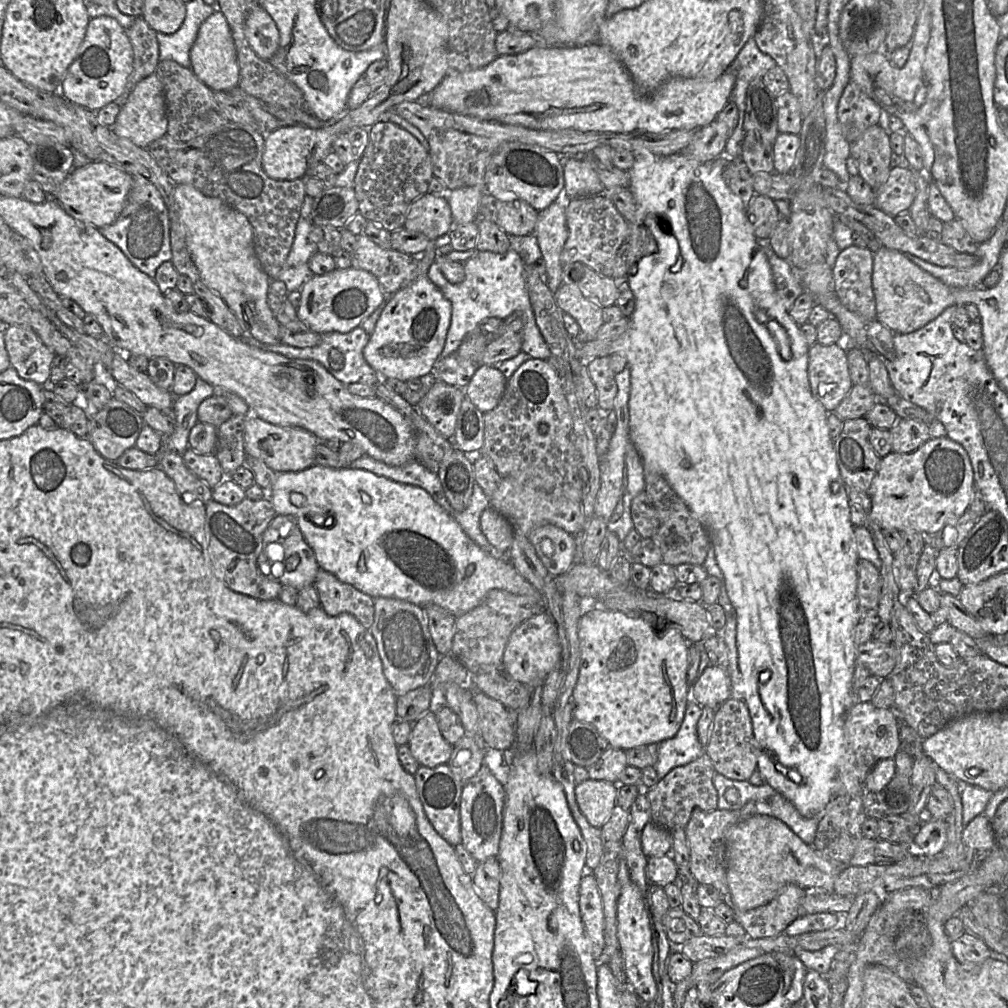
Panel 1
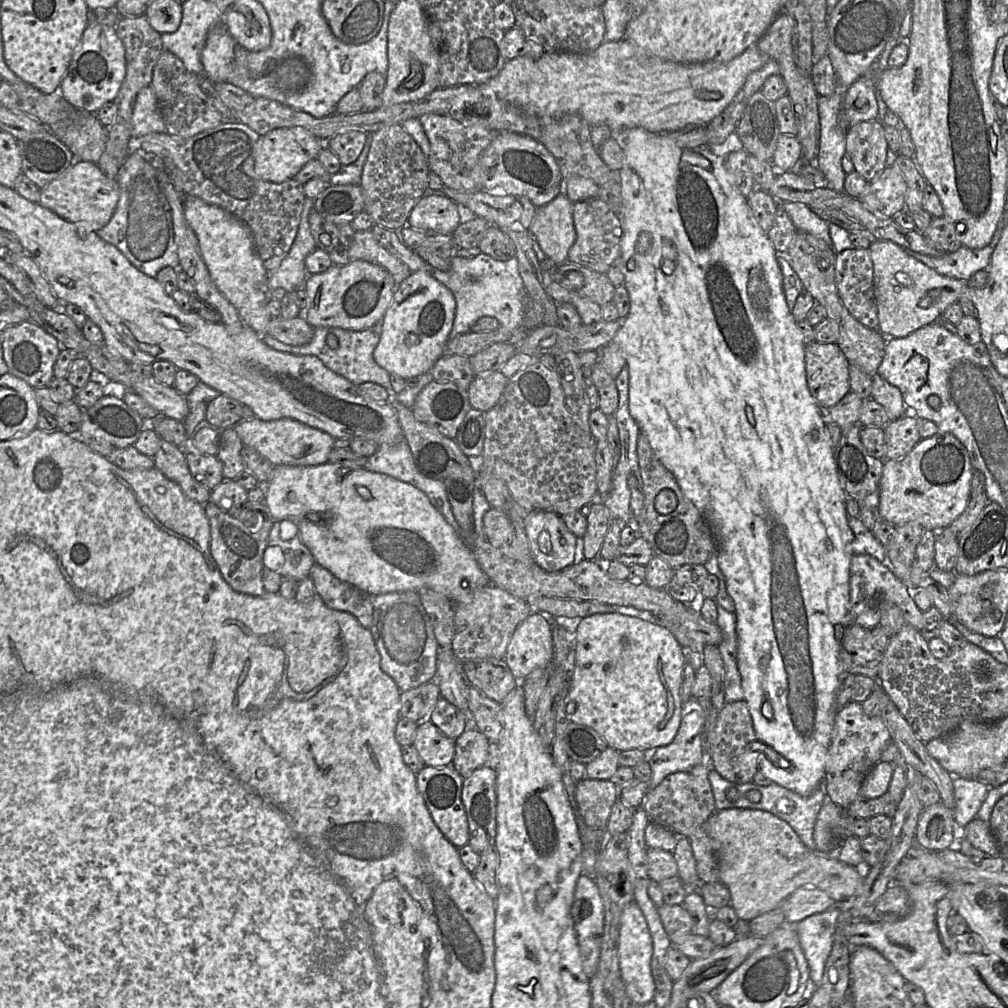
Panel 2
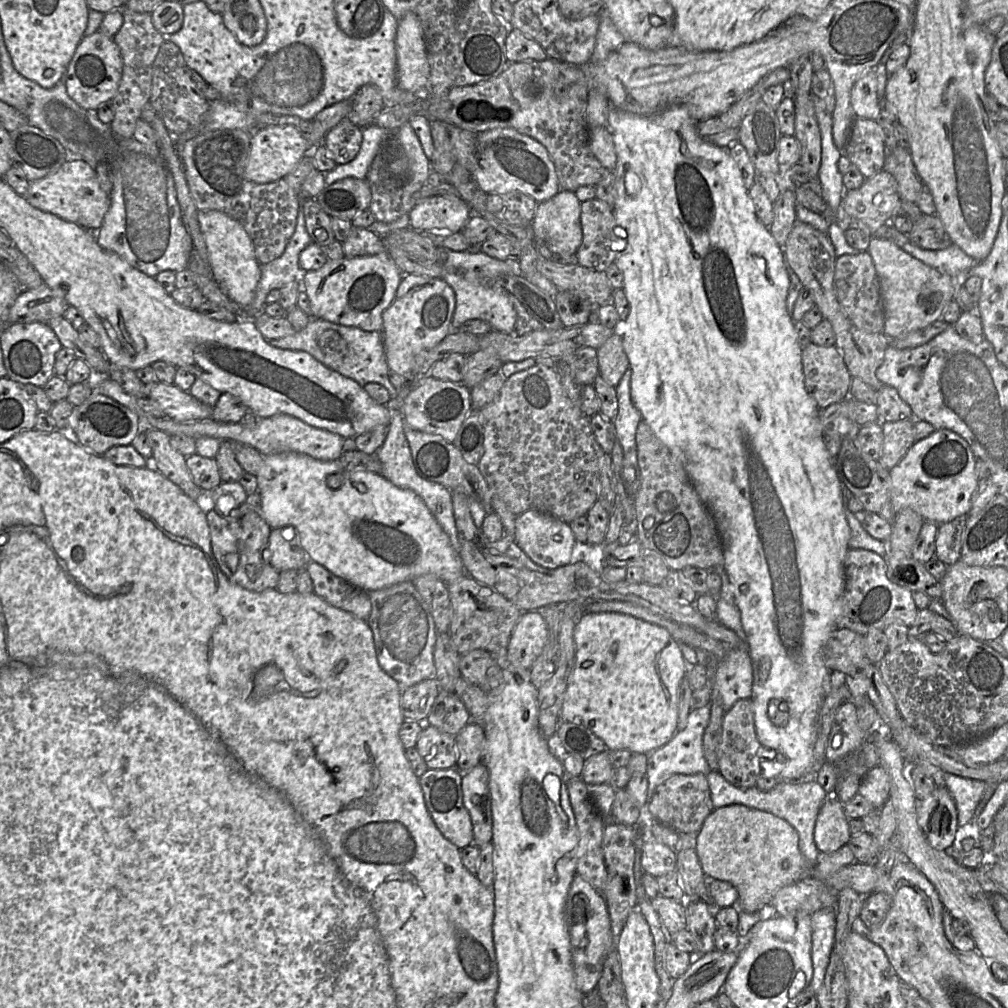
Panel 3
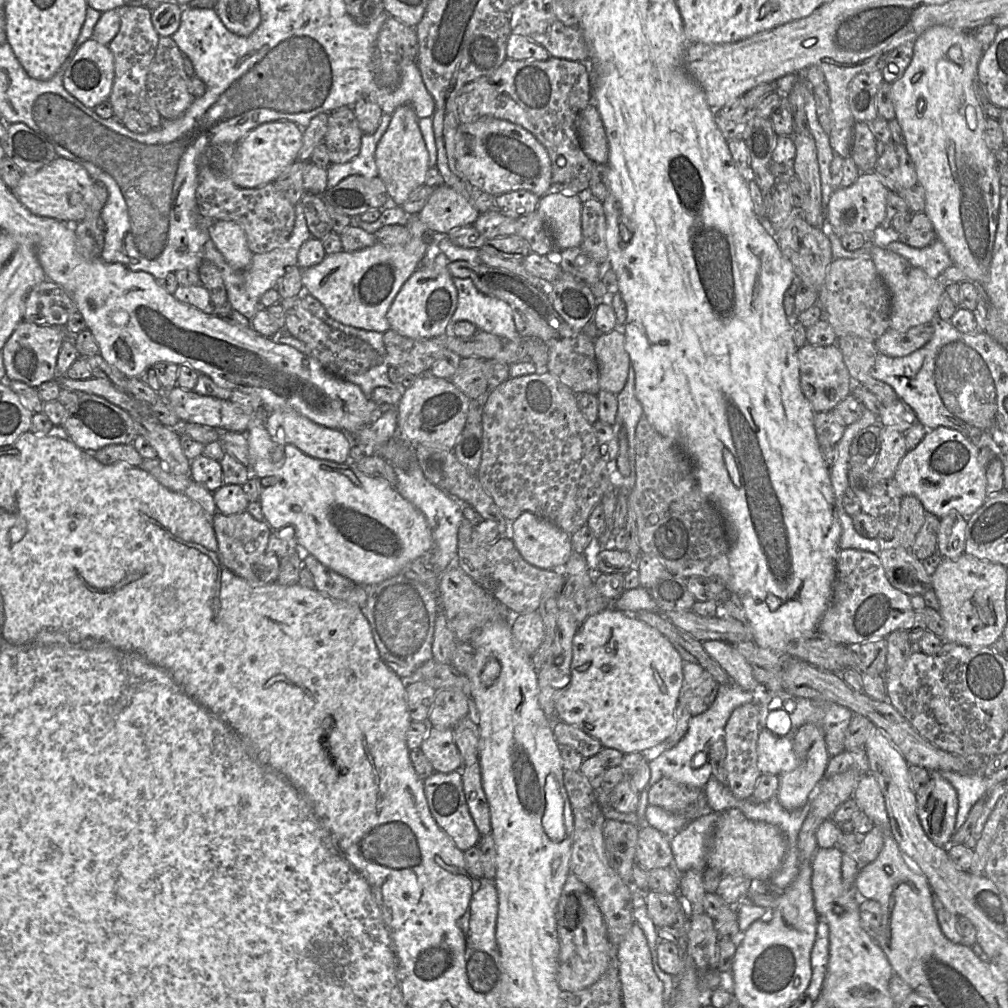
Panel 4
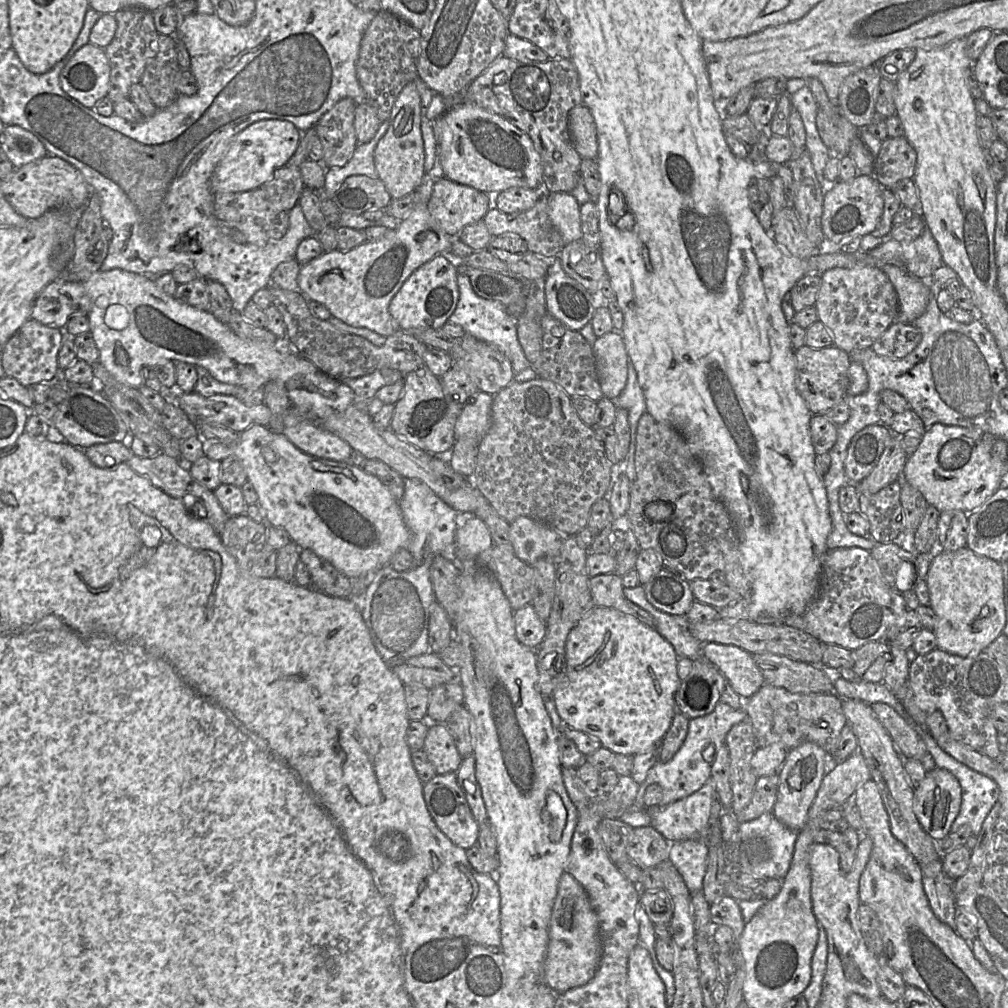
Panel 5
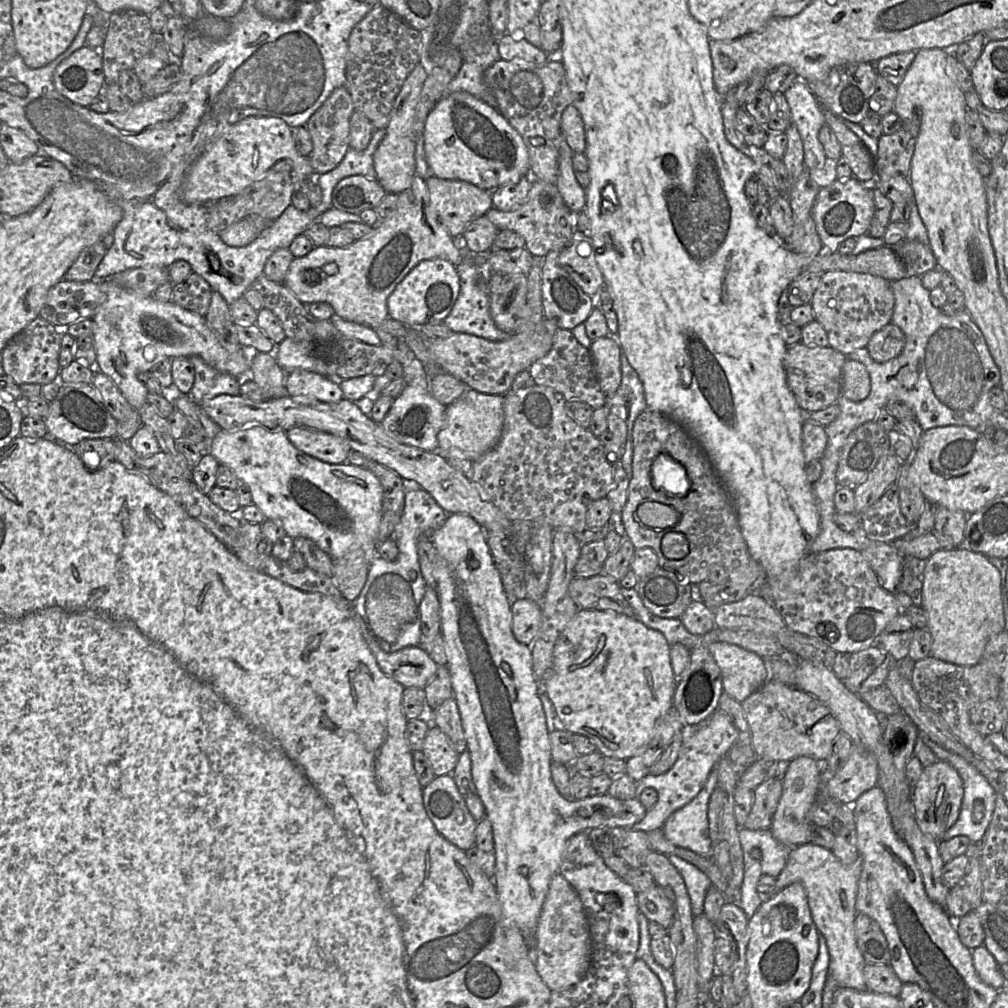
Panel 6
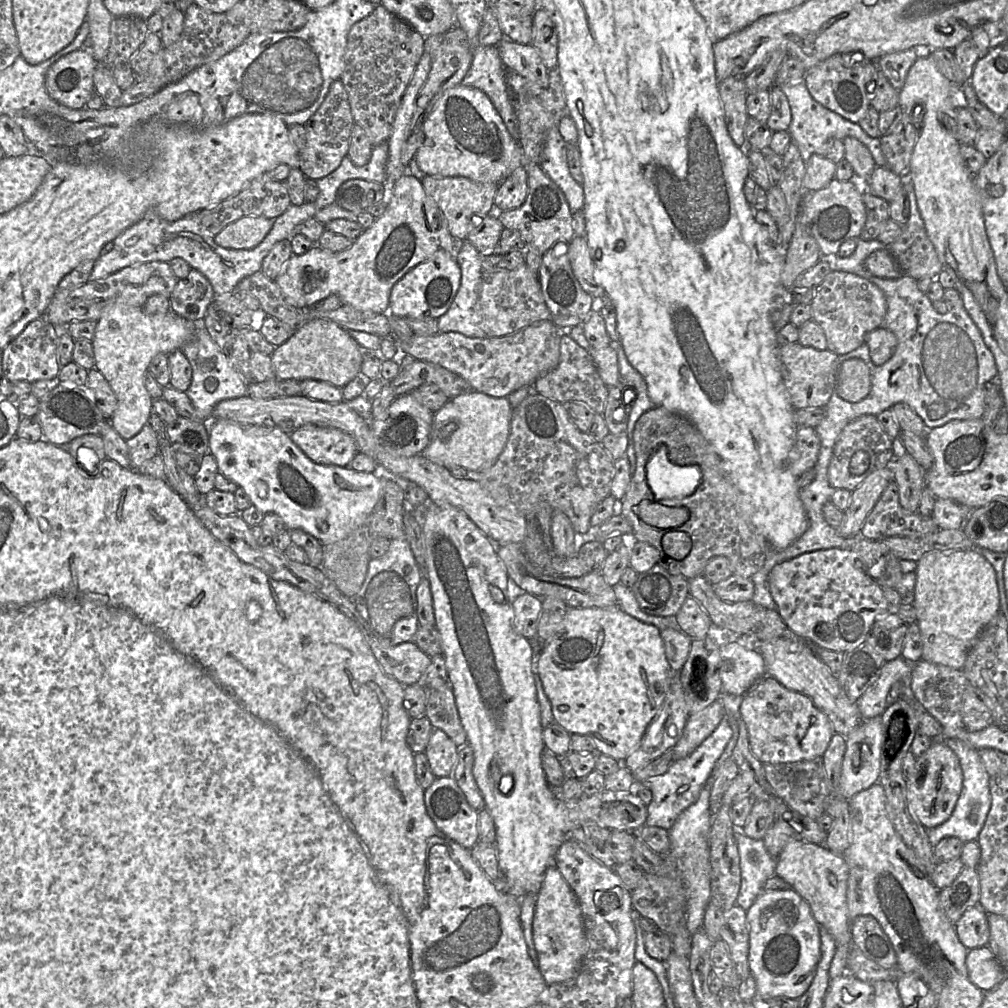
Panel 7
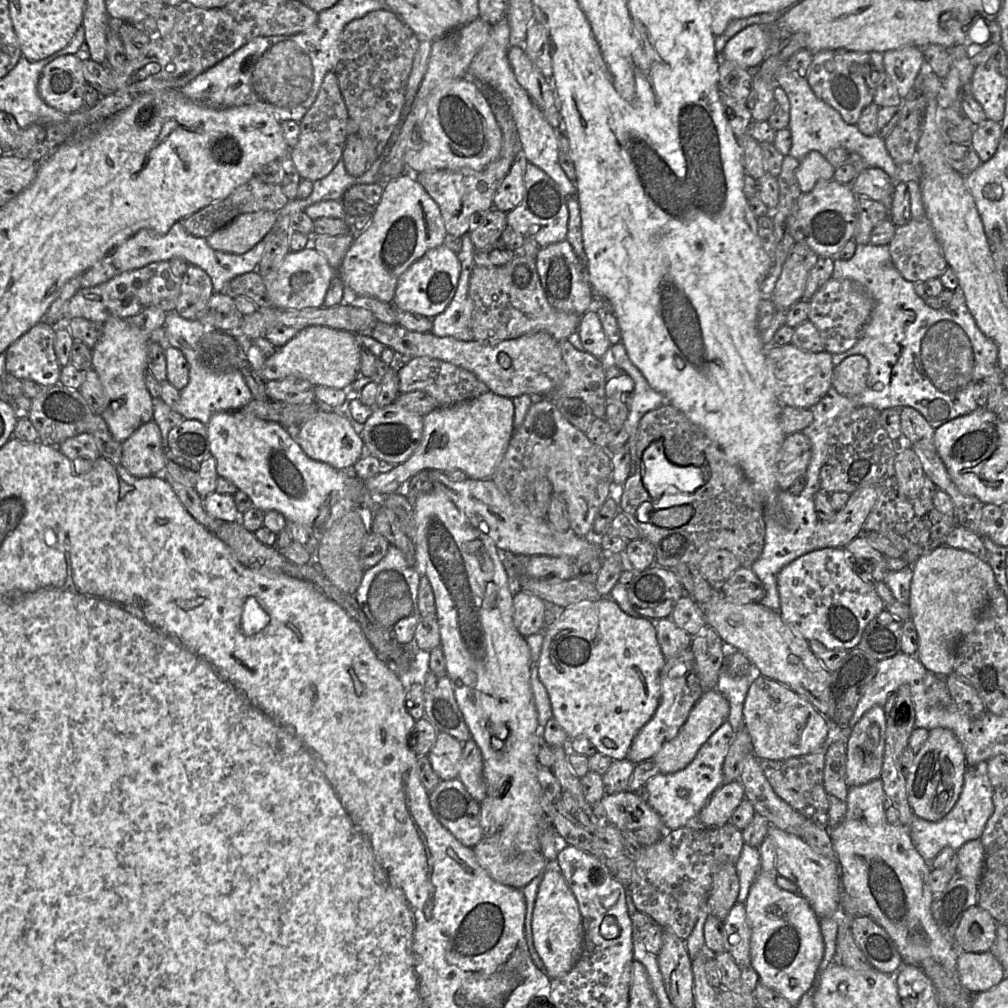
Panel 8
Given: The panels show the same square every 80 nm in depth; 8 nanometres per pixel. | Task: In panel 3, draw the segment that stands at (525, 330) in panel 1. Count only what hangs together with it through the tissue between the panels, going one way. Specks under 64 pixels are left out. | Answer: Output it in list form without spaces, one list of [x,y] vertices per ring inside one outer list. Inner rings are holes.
[[[470,246],[467,251],[444,249],[447,258],[444,262],[443,280],[454,290],[456,307],[451,321],[451,329],[456,331],[460,326],[472,319],[484,320],[492,328],[506,334],[515,334],[517,313],[508,296],[503,291],[496,291],[484,286],[484,278],[496,278],[504,274],[520,275],[519,261],[500,261],[489,257],[481,251],[480,246]]]

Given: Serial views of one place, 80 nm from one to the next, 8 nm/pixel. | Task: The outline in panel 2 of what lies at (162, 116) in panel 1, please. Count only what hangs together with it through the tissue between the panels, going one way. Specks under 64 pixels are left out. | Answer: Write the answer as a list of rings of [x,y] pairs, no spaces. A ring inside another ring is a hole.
[[[152,84],[139,91],[133,109],[132,121],[132,136],[136,139],[151,132],[166,131]]]

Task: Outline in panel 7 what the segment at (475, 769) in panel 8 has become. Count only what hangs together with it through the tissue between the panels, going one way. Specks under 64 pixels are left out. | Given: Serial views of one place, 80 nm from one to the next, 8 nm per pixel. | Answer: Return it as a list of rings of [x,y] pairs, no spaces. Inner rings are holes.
[[[465,744],[459,748],[452,777],[464,793],[469,805],[479,812],[485,809],[485,802],[473,776],[473,765],[473,749],[469,744]]]

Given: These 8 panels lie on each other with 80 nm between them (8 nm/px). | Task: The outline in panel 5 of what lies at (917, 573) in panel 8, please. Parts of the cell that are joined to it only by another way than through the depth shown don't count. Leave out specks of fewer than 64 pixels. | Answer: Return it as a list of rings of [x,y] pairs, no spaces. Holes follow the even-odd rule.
[[[967,547],[957,551],[942,551],[934,557],[926,576],[930,607],[937,623],[934,634],[937,647],[960,657],[984,651],[1004,630],[1004,577],[999,562],[980,556]]]

